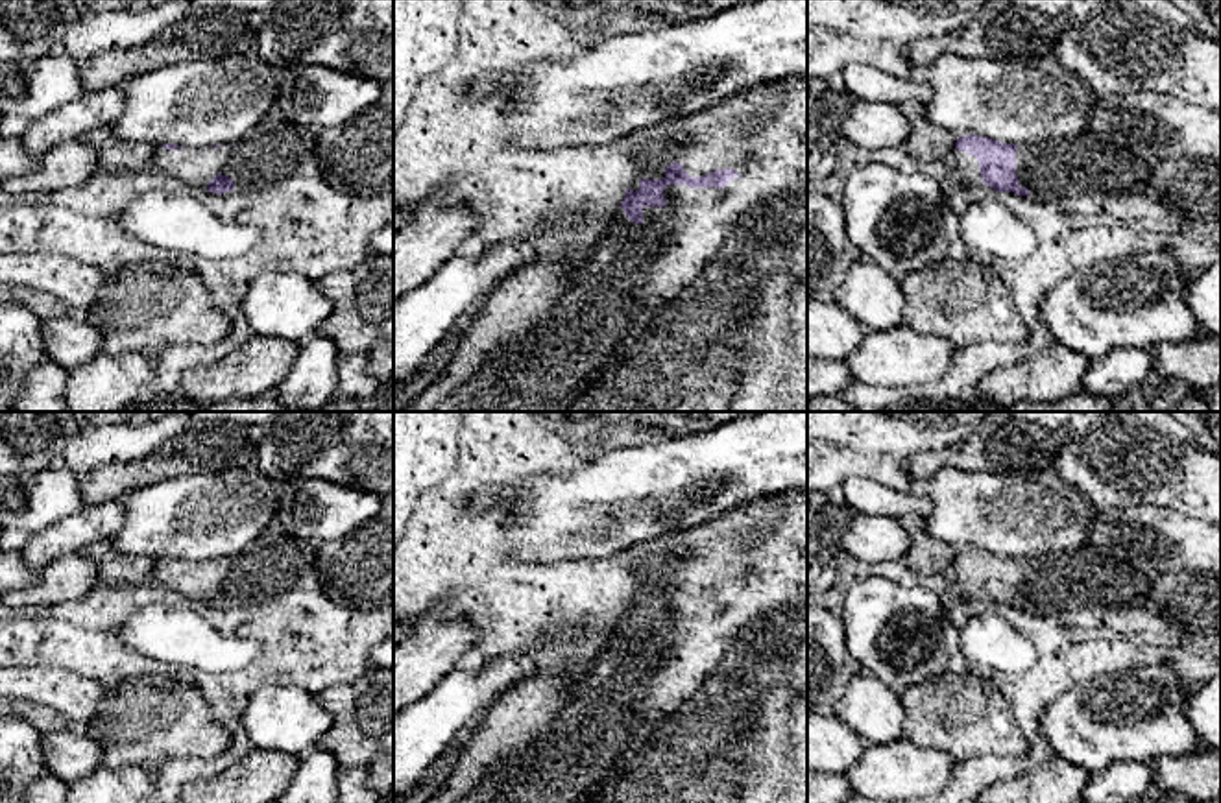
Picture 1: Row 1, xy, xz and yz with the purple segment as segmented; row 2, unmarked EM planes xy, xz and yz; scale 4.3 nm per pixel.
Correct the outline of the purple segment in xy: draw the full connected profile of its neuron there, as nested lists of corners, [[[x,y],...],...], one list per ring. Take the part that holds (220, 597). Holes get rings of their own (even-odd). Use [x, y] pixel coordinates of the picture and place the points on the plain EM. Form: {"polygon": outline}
{"polygon": [[[164,557],[157,561],[155,581],[212,607],[235,604],[235,596],[229,591],[229,557],[203,563]]]}

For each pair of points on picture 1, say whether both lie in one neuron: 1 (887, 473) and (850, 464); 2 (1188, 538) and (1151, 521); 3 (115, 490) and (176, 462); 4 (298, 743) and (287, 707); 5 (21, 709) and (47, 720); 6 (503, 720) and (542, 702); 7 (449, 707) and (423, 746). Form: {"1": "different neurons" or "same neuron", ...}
{"1": "same neuron", "2": "same neuron", "3": "same neuron", "4": "same neuron", "5": "same neuron", "6": "same neuron", "7": "same neuron"}

